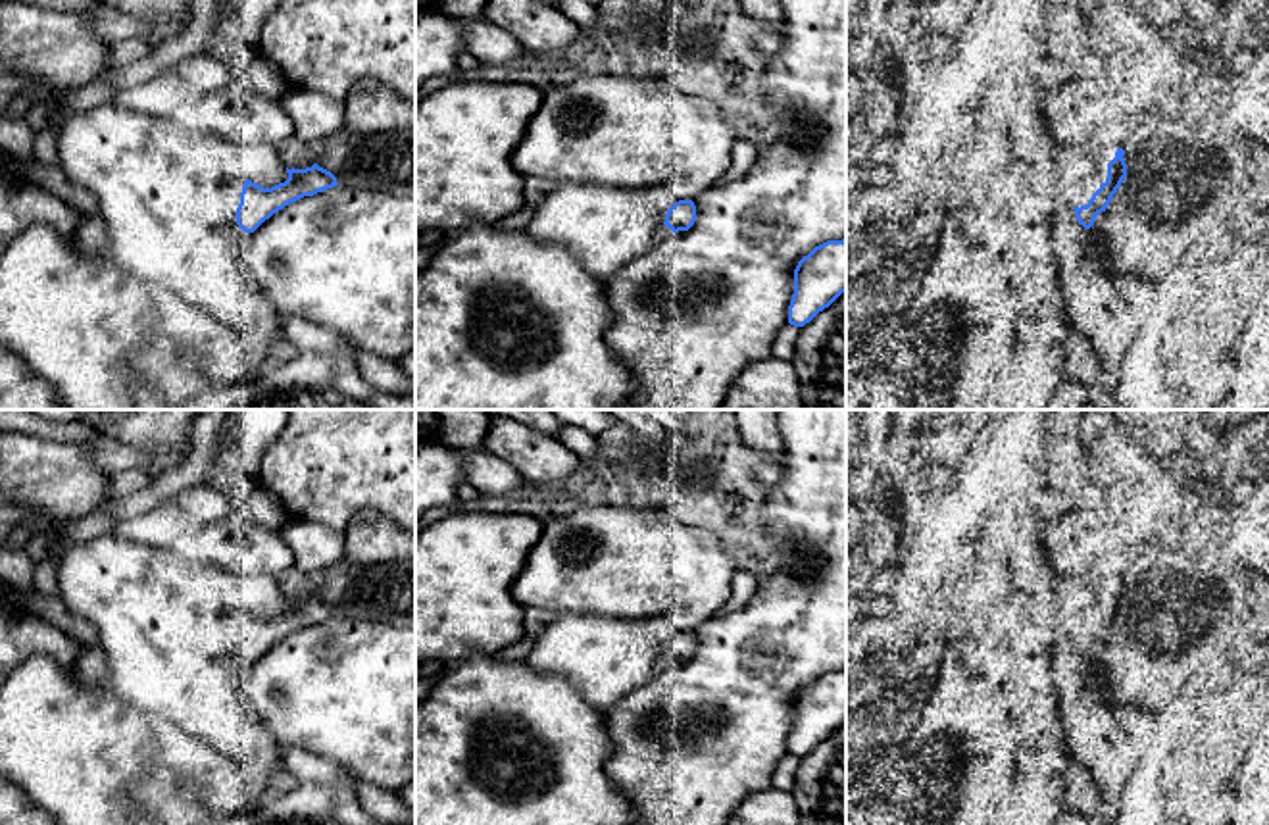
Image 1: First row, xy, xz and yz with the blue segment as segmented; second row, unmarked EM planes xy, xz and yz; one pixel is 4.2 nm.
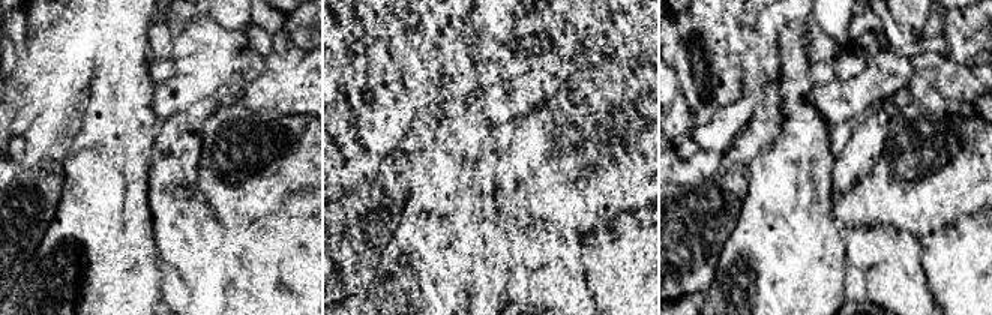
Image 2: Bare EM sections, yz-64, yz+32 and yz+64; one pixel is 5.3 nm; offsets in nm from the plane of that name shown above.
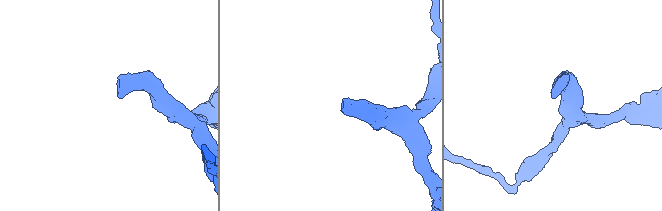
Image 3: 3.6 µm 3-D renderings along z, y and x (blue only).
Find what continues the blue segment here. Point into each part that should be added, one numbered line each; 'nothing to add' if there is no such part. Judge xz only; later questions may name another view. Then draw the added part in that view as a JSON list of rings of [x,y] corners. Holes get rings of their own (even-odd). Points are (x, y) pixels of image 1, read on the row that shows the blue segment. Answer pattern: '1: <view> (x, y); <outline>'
1: xz (606, 227); [[[567,181],[535,206],[525,233],[540,244],[567,246],[585,269],[600,279],[610,279],[658,246],[658,233],[673,204],[673,196],[659,187],[642,190]]]

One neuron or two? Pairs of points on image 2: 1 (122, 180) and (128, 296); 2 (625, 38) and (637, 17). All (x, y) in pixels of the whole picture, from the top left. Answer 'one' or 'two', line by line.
1: one
2: one

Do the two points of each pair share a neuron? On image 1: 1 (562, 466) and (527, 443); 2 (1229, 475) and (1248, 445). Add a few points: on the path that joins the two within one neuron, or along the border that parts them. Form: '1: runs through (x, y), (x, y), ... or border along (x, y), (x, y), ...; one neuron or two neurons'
1: runs through (554, 462), (545, 460), (535, 450); one neuron
2: runs through (1235, 468), (1248, 452); one neuron

